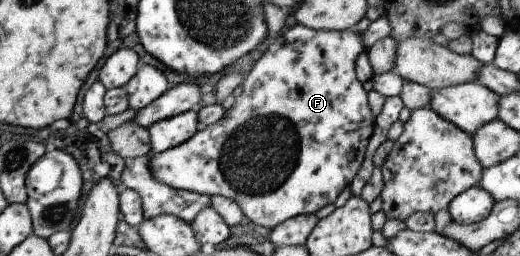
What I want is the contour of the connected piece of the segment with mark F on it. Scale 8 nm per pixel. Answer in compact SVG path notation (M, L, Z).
M289 23L280 33L271 36L265 47L262 48L260 58L252 65L248 74L243 77L241 83L242 93L235 97L234 103L226 110L220 121L216 121L214 125L204 127L202 131L196 131L190 139L183 141L180 145L175 145L160 153L151 154L148 169L151 169L152 177L156 181L161 181L163 184L177 190L202 193L202 195L209 197L222 195L226 199L232 199L236 205L239 205L240 211L242 211L247 221L269 230L288 218L302 214L314 214L324 205L334 203L334 199L340 191L350 185L352 177L360 168L366 145L368 145L368 140L373 133L375 116L370 113L366 92L355 75L356 58L364 50L360 33L351 30L313 30L300 24Z

